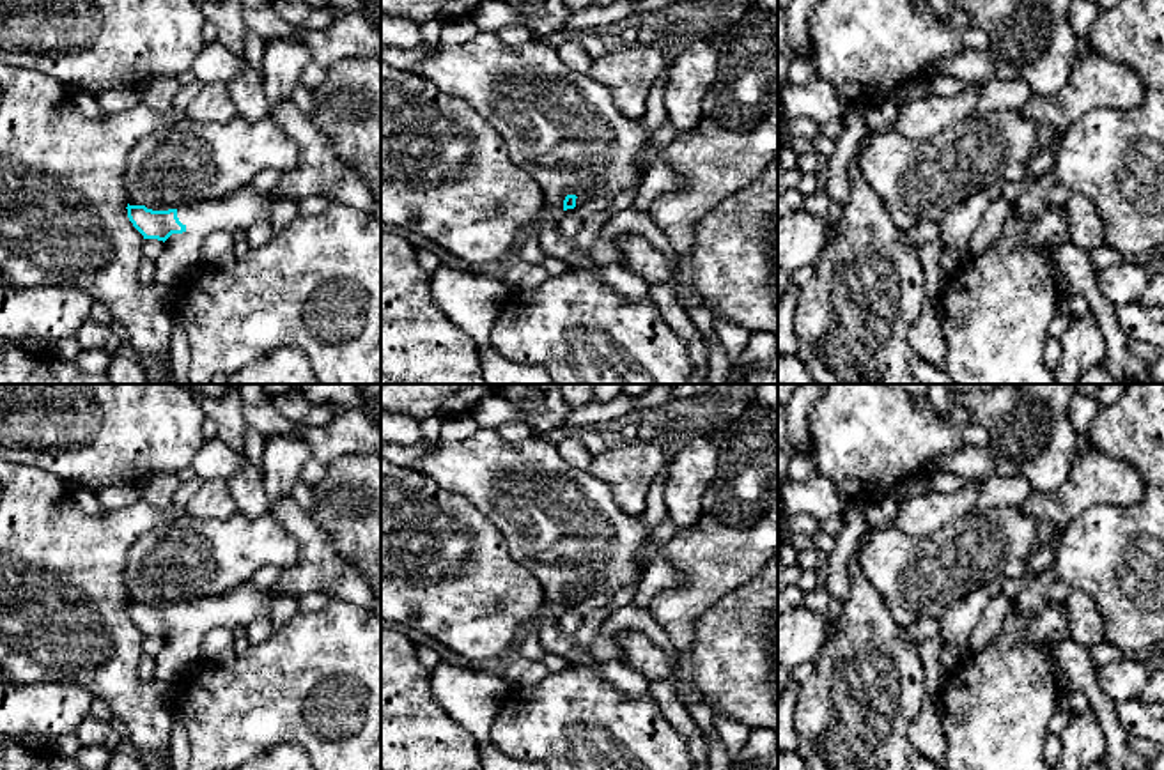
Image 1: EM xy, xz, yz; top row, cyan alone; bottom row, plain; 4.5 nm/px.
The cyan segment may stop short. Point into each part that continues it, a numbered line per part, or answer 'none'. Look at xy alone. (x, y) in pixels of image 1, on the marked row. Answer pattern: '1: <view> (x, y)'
1: xy (319, 170)

